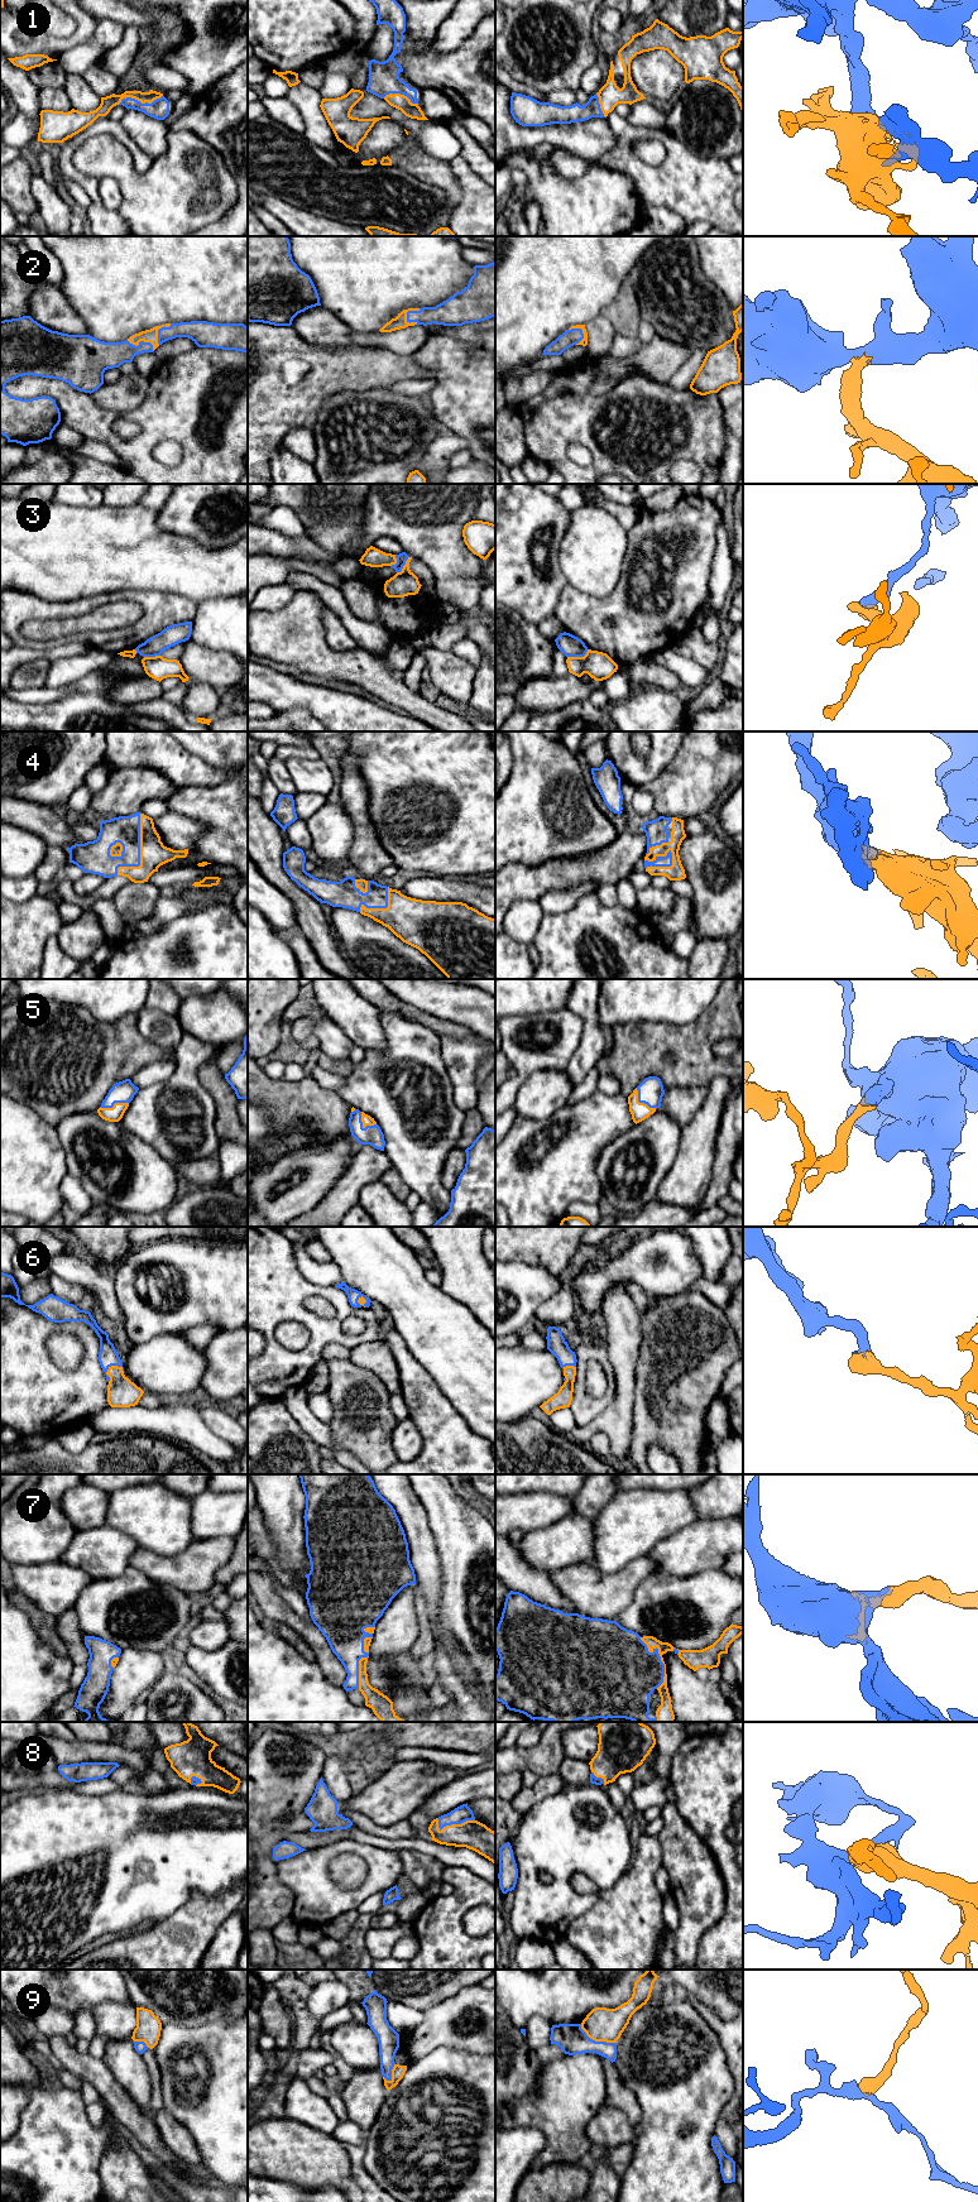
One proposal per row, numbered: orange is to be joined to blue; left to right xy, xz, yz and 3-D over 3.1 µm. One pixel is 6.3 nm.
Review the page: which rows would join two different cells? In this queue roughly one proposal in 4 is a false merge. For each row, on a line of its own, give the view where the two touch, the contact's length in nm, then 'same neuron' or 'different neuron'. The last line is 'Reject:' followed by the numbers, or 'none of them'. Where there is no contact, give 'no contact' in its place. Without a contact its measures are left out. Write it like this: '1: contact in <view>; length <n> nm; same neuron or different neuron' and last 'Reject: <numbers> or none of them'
1: contact in xy; length 300 nm; same neuron
2: contact in xz; length 130 nm; same neuron
3: contact in yz; length 140 nm; different neuron
4: contact in xy; length 420 nm; same neuron
5: contact in yz; length 190 nm; same neuron
6: contact in xy; length 130 nm; same neuron
7: contact in yz; length 340 nm; same neuron
8: contact in xz; length 240 nm; same neuron
9: contact in yz; length 260 nm; different neuron
Reject: 3, 9

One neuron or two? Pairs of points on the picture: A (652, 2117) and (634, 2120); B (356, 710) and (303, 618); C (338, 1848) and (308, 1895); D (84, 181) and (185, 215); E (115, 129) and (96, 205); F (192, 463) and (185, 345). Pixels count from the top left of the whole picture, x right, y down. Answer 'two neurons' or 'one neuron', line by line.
A: two neurons
B: two neurons
C: one neuron
D: two neurons
E: one neuron
F: two neurons

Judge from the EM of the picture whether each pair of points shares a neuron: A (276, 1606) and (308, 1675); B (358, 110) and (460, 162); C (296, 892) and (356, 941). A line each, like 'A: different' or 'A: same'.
A: different
B: different
C: different

